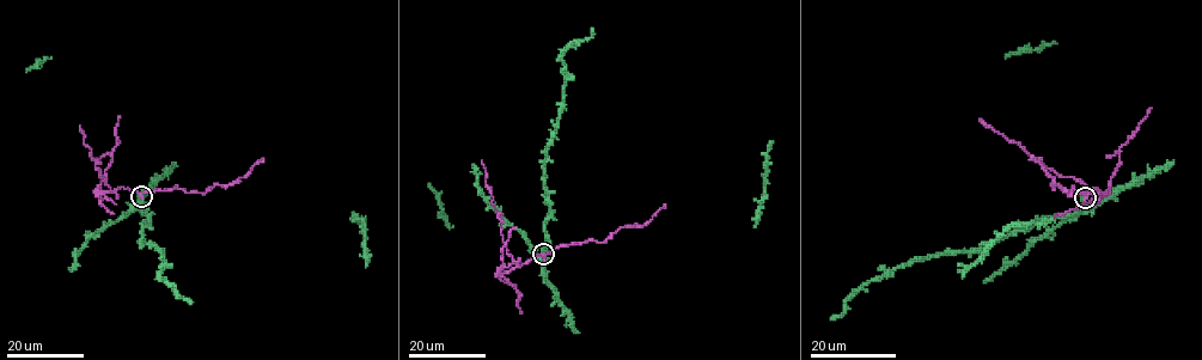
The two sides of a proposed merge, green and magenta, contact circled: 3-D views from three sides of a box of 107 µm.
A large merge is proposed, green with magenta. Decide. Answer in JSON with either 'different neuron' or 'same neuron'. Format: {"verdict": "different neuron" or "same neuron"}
{"verdict": "different neuron"}

